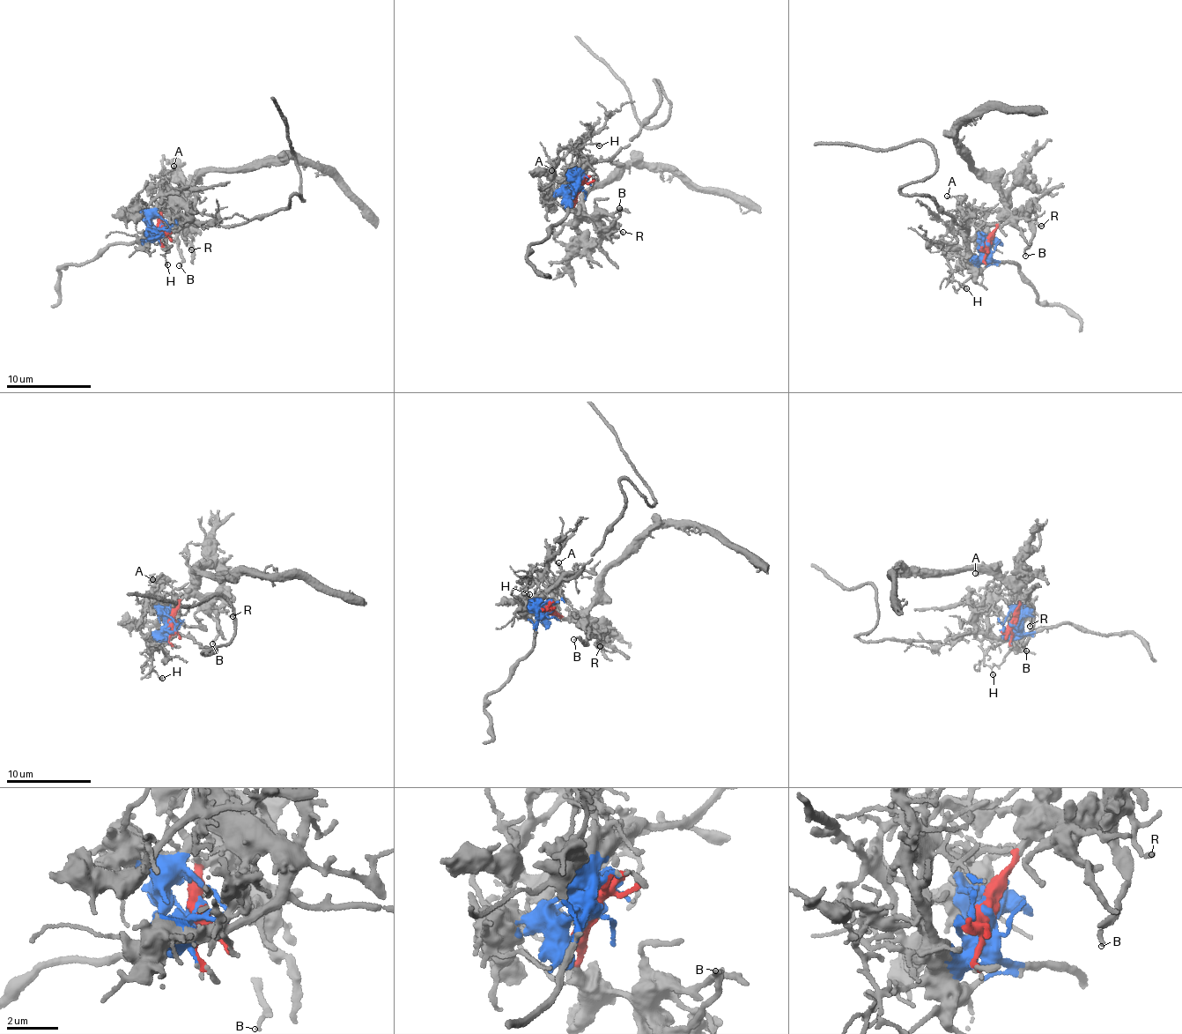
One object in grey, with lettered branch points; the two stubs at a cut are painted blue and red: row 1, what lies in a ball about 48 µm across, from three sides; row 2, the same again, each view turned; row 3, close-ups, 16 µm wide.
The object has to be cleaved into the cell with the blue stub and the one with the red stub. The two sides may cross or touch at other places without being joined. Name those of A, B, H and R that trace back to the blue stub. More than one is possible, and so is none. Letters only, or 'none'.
A, H

